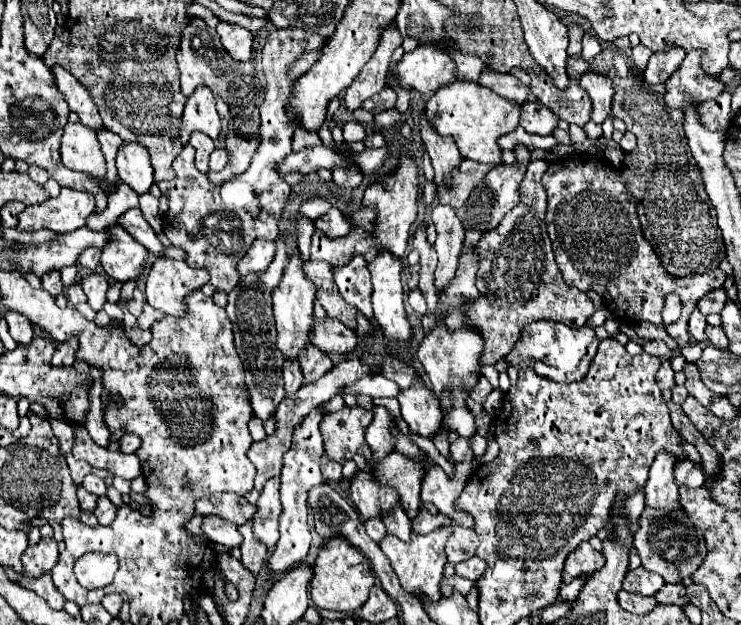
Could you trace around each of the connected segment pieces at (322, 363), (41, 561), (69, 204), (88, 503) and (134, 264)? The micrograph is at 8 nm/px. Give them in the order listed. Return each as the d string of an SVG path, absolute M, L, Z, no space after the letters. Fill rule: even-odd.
M306 347L306 351L298 357L302 375L304 375L304 383L314 383L316 379L320 379L320 375L324 375L330 367L332 361L326 353L322 353L318 347Z
M42 537L36 545L30 545L22 555L24 571L26 575L32 577L50 571L56 565L56 559L58 559L58 547L52 537Z
M64 187L58 197L40 205L26 207L20 213L20 231L52 229L56 233L70 233L86 225L88 215L96 209L96 199L86 191L72 191Z
M78 487L78 501L80 501L82 511L92 513L92 511L96 509L96 501L98 501L98 497L92 495L92 493L88 493L84 487Z
M120 225L108 227L114 235L112 243L102 251L102 267L114 281L126 283L136 281L144 273L144 265L148 259L146 247L134 241Z

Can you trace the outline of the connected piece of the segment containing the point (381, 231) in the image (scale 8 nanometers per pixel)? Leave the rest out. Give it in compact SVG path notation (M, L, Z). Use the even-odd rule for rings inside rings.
M404 155L400 161L400 167L396 169L396 173L392 173L390 177L386 177L380 183L374 183L370 187L366 187L364 199L362 199L362 207L374 207L376 209L376 221L374 221L374 229L372 231L364 231L364 227L356 225L350 217L348 217L348 225L350 225L350 233L344 237L336 237L336 239L328 239L320 229L316 229L316 233L312 235L312 259L316 261L326 261L330 265L346 265L350 263L350 259L354 255L362 255L366 259L366 263L372 263L372 259L376 259L376 255L380 251L390 251L396 257L402 257L406 253L408 247L408 239L410 239L410 231L412 231L412 223L416 221L416 197L418 197L418 163L416 159L412 159L410 155Z

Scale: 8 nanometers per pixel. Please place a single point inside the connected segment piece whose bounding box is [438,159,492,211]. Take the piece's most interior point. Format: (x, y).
(468, 174)

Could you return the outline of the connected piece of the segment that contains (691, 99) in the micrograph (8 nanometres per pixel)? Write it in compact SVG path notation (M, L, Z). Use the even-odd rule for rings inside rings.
M700 51L686 53L680 67L664 81L666 93L664 101L668 107L678 111L688 111L688 107L714 99L724 91L720 75L708 75L700 67Z

